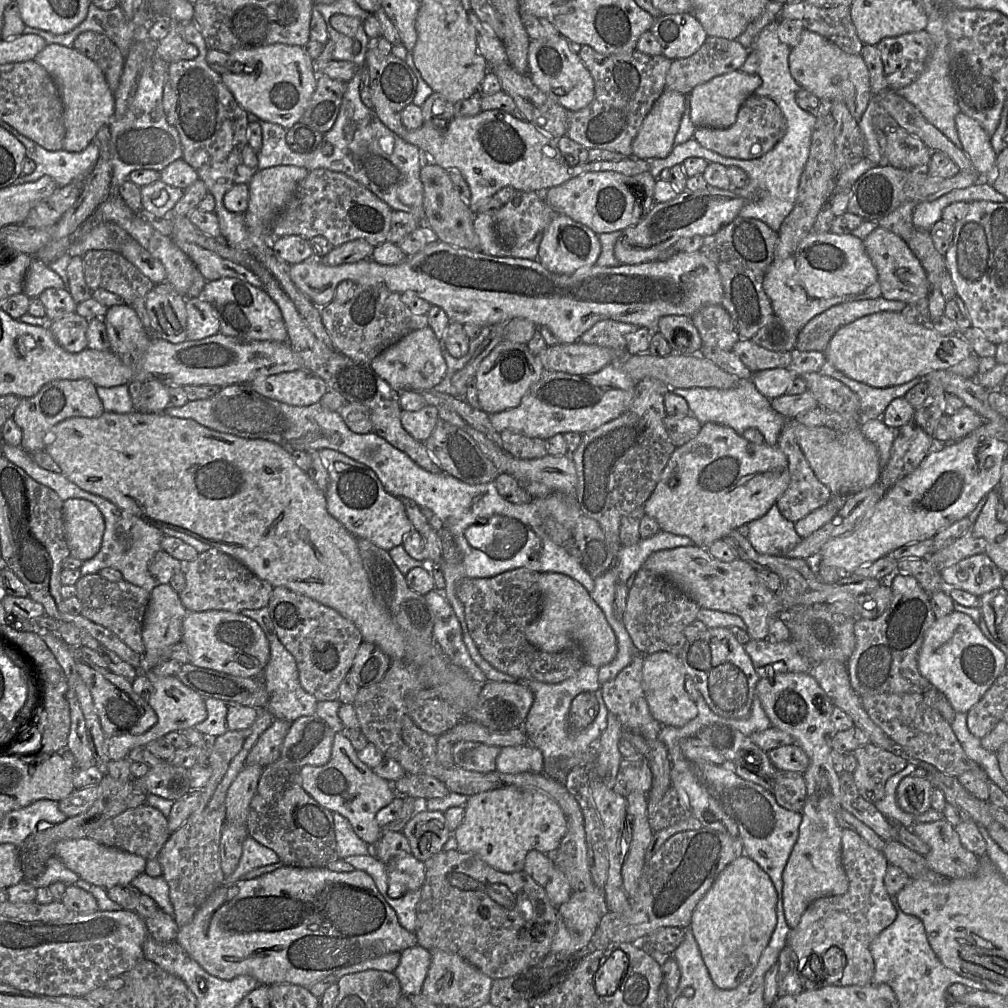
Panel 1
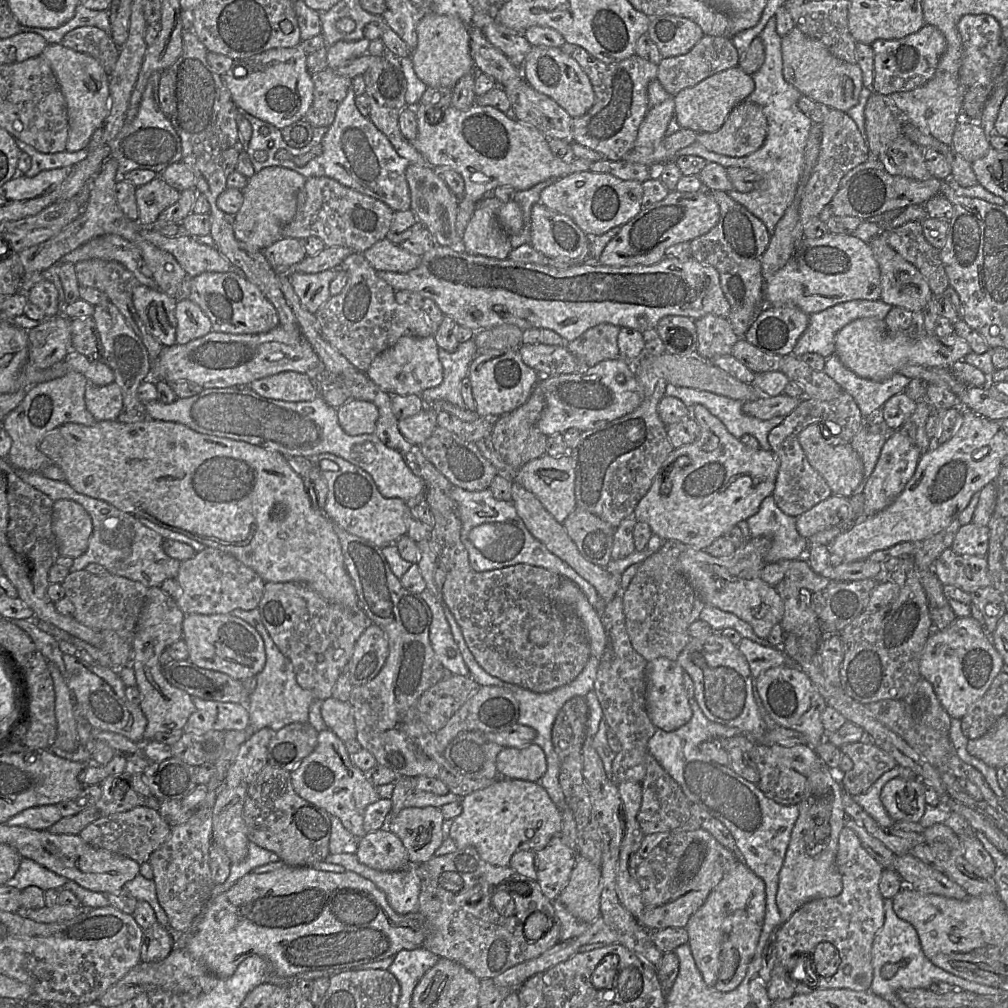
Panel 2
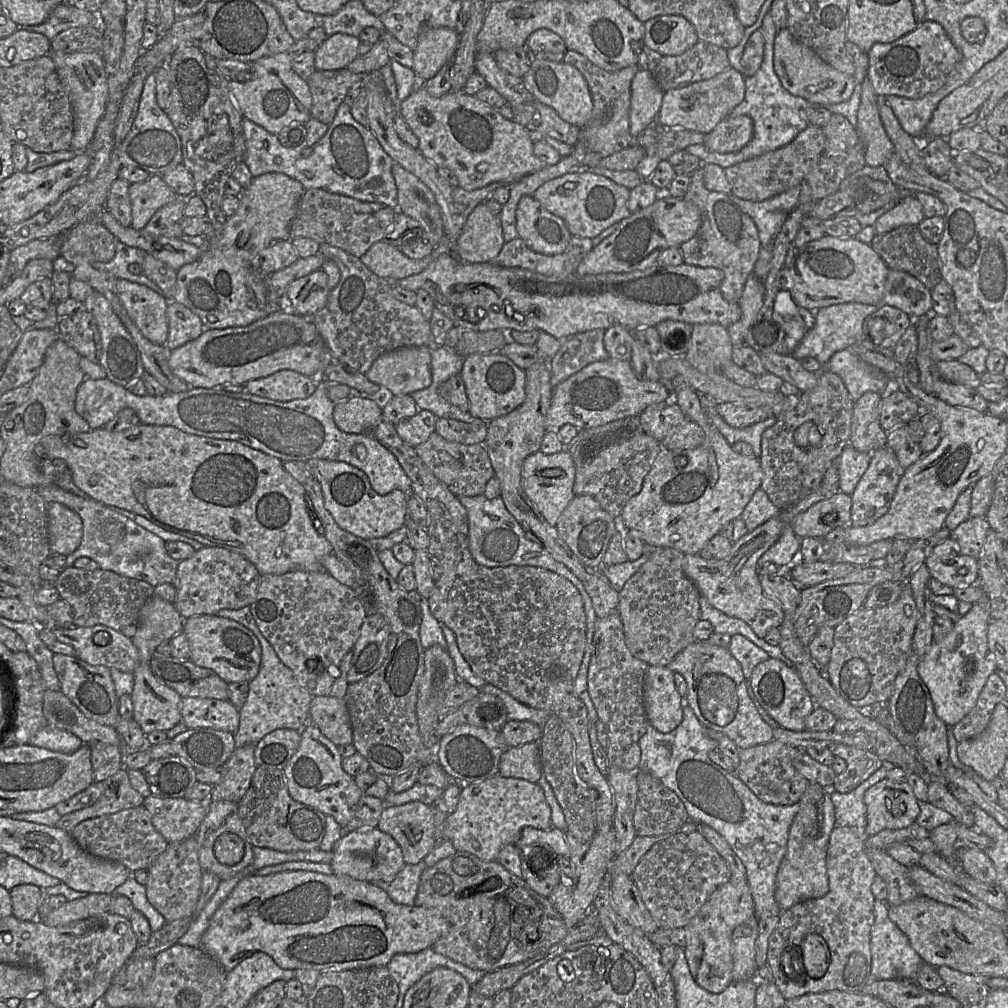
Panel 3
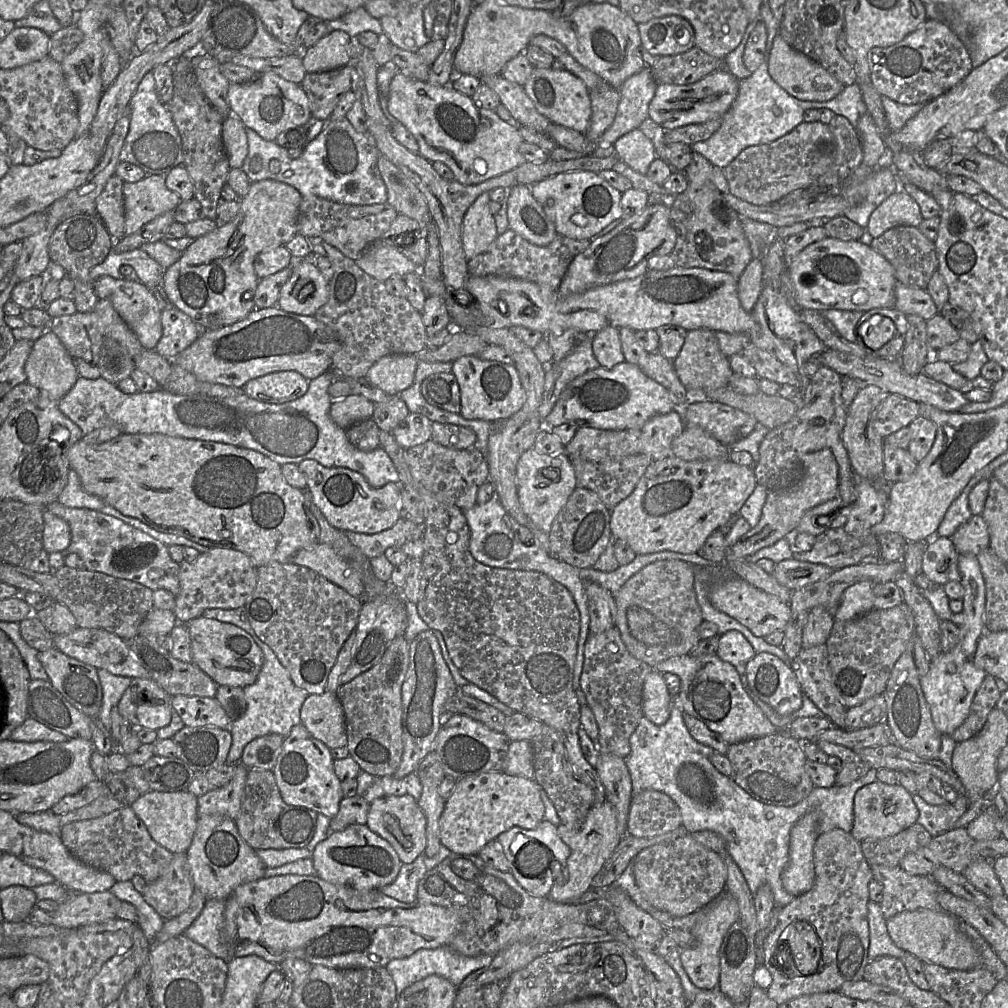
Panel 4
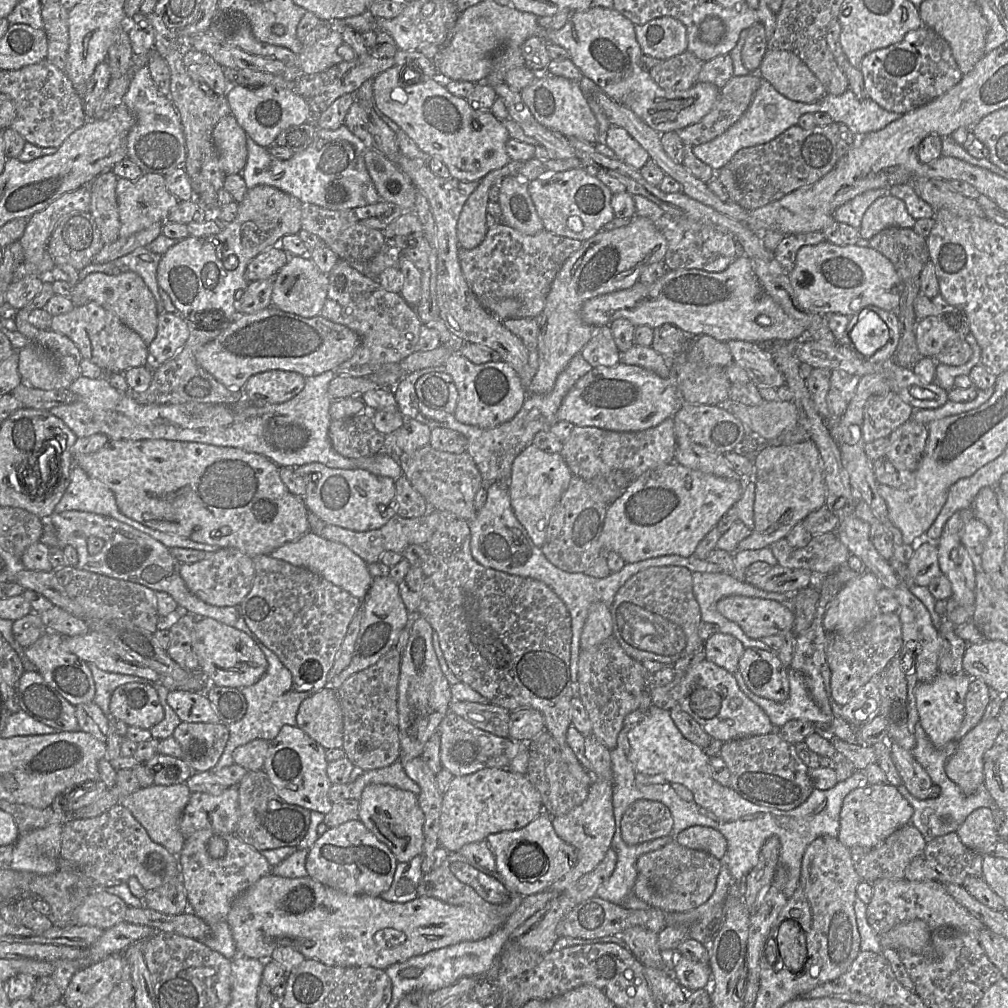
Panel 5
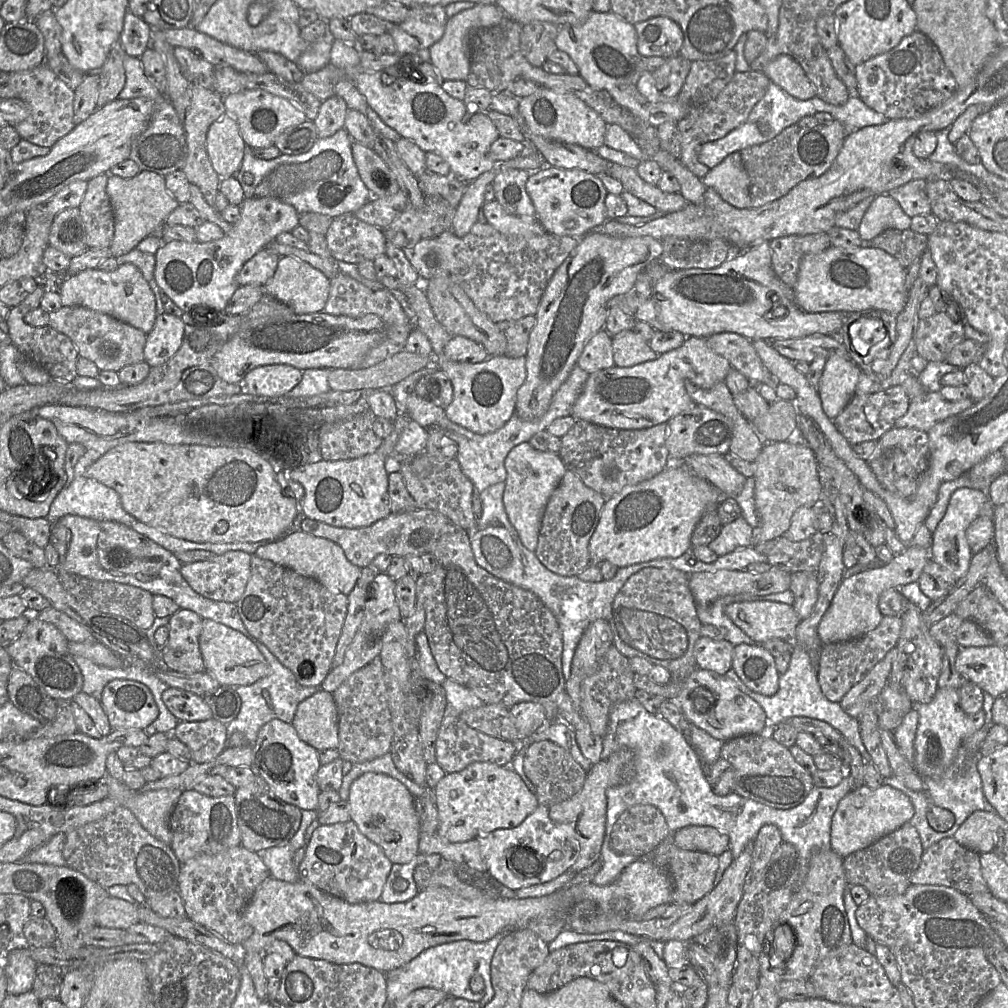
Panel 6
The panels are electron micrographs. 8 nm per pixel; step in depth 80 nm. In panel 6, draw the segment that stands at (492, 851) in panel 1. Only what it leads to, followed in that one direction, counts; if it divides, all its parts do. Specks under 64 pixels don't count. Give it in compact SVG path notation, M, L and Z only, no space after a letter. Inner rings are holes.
M474 762L460 772L446 774L434 788L438 834L451 843L475 840L482 834L519 826L539 806L521 777L511 768Z

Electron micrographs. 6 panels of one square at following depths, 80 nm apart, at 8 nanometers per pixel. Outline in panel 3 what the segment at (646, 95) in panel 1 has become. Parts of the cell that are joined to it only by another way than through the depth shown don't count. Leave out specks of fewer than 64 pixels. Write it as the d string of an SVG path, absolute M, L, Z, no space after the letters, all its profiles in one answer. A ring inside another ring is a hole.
M568 49L562 61L581 72L592 96L592 115L587 124L580 128L579 140L584 140L587 148L591 152L599 153L602 158L635 145L636 137L630 133L629 111L631 83L635 74L640 70L638 64L610 72L596 66L581 53Z

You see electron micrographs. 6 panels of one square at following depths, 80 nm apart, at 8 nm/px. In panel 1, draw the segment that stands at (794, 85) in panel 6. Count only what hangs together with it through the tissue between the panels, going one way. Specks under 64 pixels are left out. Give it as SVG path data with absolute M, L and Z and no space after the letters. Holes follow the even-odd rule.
M802 31L799 43L790 51L789 70L799 86L818 99L843 102L857 123L871 100L869 72L861 54L848 54L815 32Z

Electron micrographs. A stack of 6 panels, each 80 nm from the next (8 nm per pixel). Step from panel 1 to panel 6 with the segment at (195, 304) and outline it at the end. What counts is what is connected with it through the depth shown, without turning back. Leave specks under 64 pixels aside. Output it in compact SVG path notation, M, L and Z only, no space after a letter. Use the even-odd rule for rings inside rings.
M158 314L153 329L146 334L144 362L153 367L168 361L180 348L184 329L182 317Z

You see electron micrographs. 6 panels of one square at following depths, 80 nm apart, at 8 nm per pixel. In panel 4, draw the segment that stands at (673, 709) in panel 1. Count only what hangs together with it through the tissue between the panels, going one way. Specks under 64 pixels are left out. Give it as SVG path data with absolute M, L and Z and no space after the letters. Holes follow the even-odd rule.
M651 669L646 676L642 691L644 716L655 725L663 725L670 717L673 696L664 681L663 674Z

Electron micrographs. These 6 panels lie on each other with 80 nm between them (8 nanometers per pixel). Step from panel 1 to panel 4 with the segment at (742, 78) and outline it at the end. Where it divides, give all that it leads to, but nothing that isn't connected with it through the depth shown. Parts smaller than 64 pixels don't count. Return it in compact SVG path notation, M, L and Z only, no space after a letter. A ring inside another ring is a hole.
M725 68L689 85L658 83L655 95L649 104L649 118L667 131L723 117L738 96L739 85L740 81Z

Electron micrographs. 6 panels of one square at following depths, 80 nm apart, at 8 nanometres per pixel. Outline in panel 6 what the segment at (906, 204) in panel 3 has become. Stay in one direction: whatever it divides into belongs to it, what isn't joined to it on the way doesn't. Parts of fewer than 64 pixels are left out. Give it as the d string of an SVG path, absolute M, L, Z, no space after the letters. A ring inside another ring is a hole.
M879 195L866 210L857 231L862 241L871 241L886 230L906 230L910 225L911 217L895 199Z

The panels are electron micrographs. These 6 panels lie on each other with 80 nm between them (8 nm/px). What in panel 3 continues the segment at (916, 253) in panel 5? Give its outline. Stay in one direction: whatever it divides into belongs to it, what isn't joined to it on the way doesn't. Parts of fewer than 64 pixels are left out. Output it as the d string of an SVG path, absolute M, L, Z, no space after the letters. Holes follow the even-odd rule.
M904 225L876 235L870 245L889 269L903 271L914 276L930 290L943 279L937 245L929 243L924 238L918 225Z

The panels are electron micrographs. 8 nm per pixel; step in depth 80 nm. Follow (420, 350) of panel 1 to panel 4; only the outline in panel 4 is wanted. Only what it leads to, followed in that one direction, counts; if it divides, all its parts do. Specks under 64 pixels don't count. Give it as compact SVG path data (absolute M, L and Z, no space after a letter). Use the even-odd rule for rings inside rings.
M386 355L369 368L364 378L387 395L398 396L413 384L418 362L417 355Z

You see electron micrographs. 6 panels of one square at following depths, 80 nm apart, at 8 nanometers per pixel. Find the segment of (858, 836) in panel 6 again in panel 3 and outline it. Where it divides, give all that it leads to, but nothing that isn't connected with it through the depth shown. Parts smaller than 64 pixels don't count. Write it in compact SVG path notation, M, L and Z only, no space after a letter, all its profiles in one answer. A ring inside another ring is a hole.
M883 779L865 792L864 802L867 807L867 836L887 829L906 828L915 823L920 814L918 799L907 782Z

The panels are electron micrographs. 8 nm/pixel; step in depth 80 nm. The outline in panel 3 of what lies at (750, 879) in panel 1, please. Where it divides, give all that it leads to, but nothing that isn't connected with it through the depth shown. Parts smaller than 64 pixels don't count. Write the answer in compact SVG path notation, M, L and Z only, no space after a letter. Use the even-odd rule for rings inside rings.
M747 880L731 882L717 888L686 927L689 942L684 947L691 975L703 989L718 994L733 981L731 940L733 930L755 915L754 901Z

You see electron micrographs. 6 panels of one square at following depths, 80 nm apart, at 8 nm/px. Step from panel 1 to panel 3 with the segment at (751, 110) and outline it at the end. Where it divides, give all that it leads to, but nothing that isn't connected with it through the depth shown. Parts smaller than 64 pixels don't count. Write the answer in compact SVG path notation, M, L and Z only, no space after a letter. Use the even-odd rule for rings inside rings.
M728 115L705 135L703 144L711 152L733 153L742 150L752 137L753 121L750 117Z

